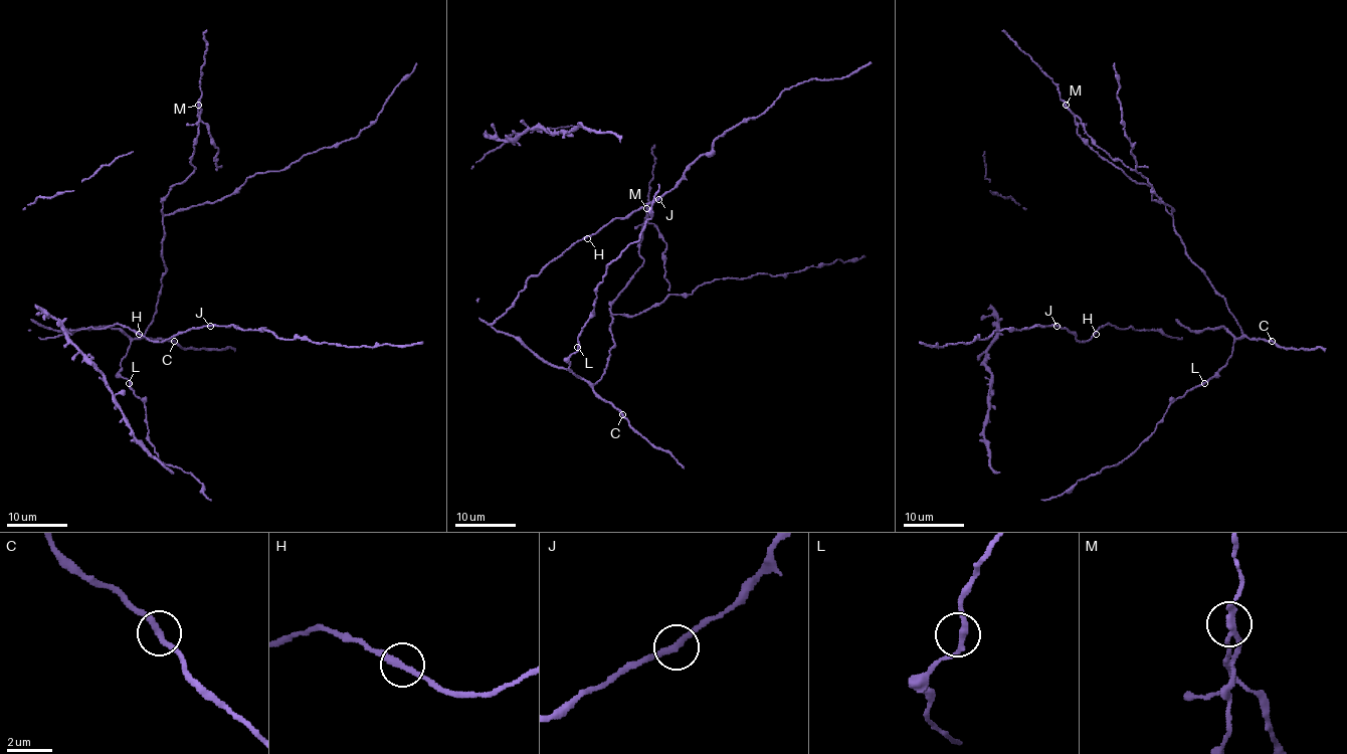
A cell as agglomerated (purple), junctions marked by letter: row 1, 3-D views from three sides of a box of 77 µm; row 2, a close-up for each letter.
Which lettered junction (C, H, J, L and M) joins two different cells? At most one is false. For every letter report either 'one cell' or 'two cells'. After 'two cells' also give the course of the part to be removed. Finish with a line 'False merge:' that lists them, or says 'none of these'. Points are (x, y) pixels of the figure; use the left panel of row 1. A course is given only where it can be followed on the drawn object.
C: one cell
H: one cell
J: one cell
L: one cell
M: two cells; foreign part runs (198, 105), (198, 117), (207, 126), (210, 141), (217, 148), (216, 169), (220, 168)
False merge: M

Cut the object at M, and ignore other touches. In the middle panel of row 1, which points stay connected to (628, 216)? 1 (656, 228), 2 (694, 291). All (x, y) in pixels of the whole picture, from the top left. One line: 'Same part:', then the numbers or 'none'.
Same part: 2

